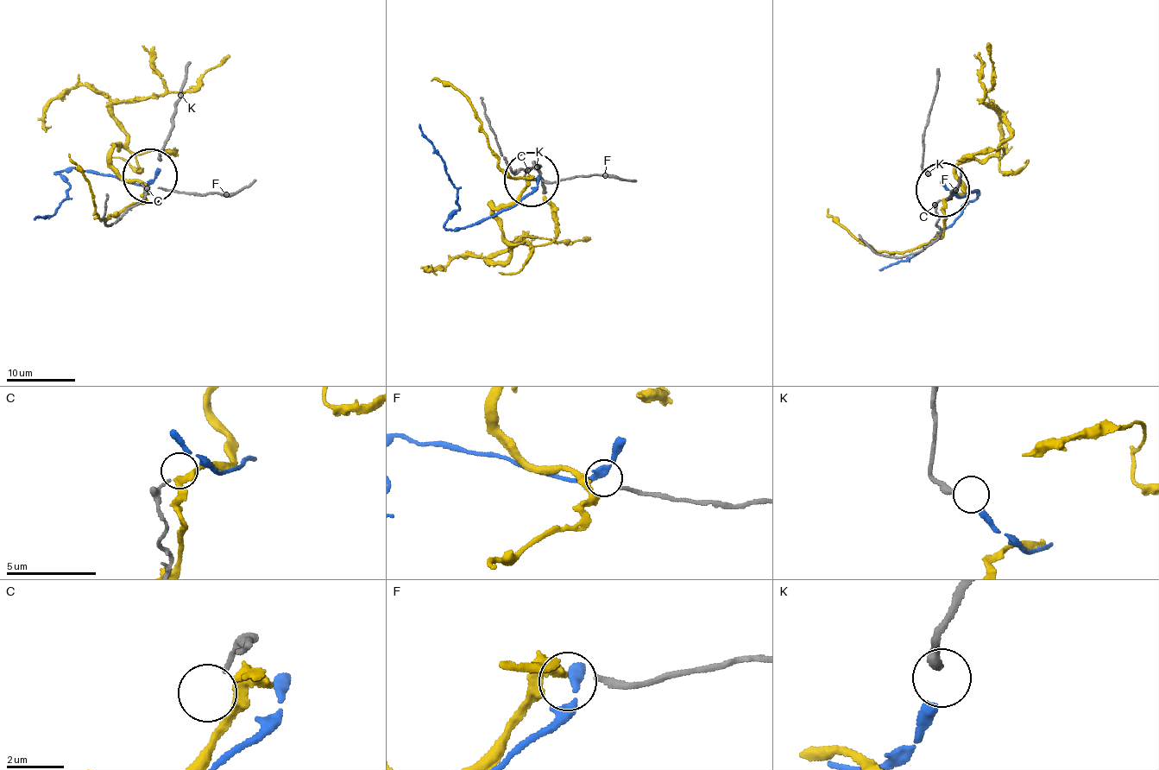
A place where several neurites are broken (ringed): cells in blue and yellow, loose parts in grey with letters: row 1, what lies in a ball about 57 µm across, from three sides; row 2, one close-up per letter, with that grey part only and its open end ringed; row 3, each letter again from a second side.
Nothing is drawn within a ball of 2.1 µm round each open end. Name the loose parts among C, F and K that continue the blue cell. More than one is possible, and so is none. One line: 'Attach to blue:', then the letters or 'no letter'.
Attach to blue: K

